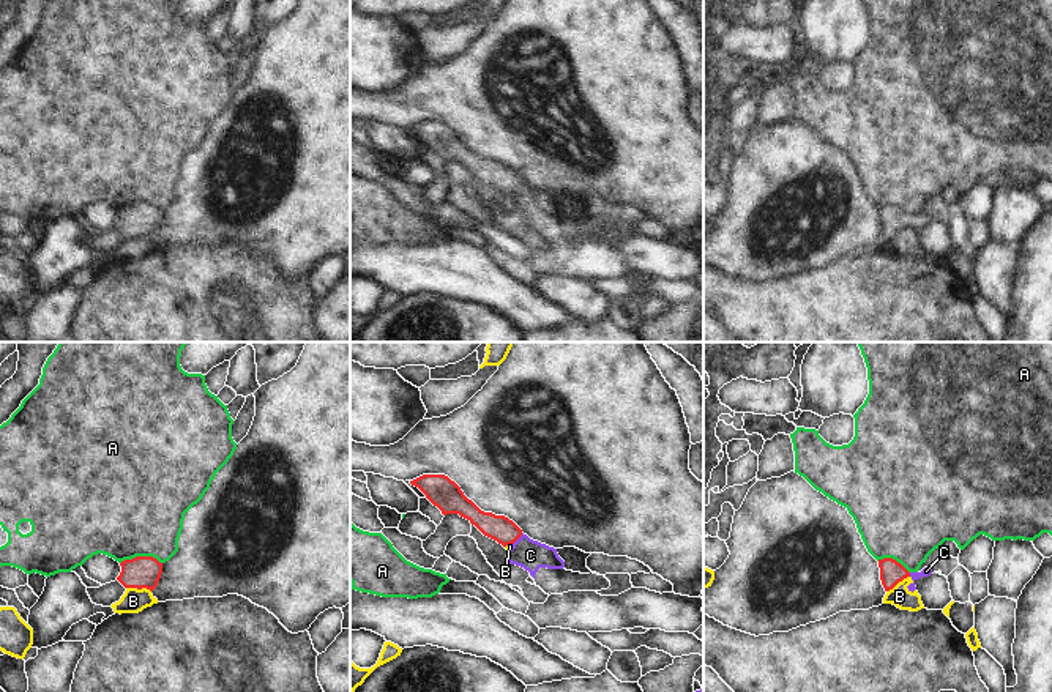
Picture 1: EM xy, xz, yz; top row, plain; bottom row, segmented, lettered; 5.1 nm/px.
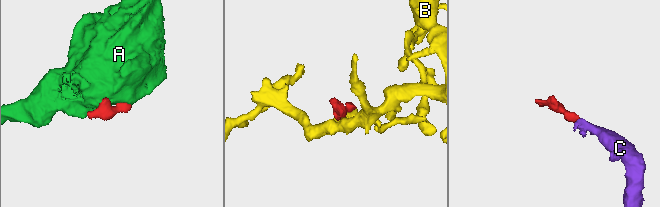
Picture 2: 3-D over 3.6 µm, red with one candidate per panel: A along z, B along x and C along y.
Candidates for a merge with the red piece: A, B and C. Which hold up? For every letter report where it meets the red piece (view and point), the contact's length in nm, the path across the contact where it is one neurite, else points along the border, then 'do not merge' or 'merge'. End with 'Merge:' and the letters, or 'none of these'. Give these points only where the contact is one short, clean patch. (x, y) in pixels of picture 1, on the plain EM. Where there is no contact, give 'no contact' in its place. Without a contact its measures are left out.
A: meets red in xy at (141, 204); contact 220 nm long; do not merge
B: meets red in xy at (139, 235); contact 130 nm long; do not merge
C: meets red in xz at (518, 185); contact 80 nm long; runs through xz (500, 175), (518, 185), (529, 200); merge
Merge: C

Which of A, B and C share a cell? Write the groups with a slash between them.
A / B / C

